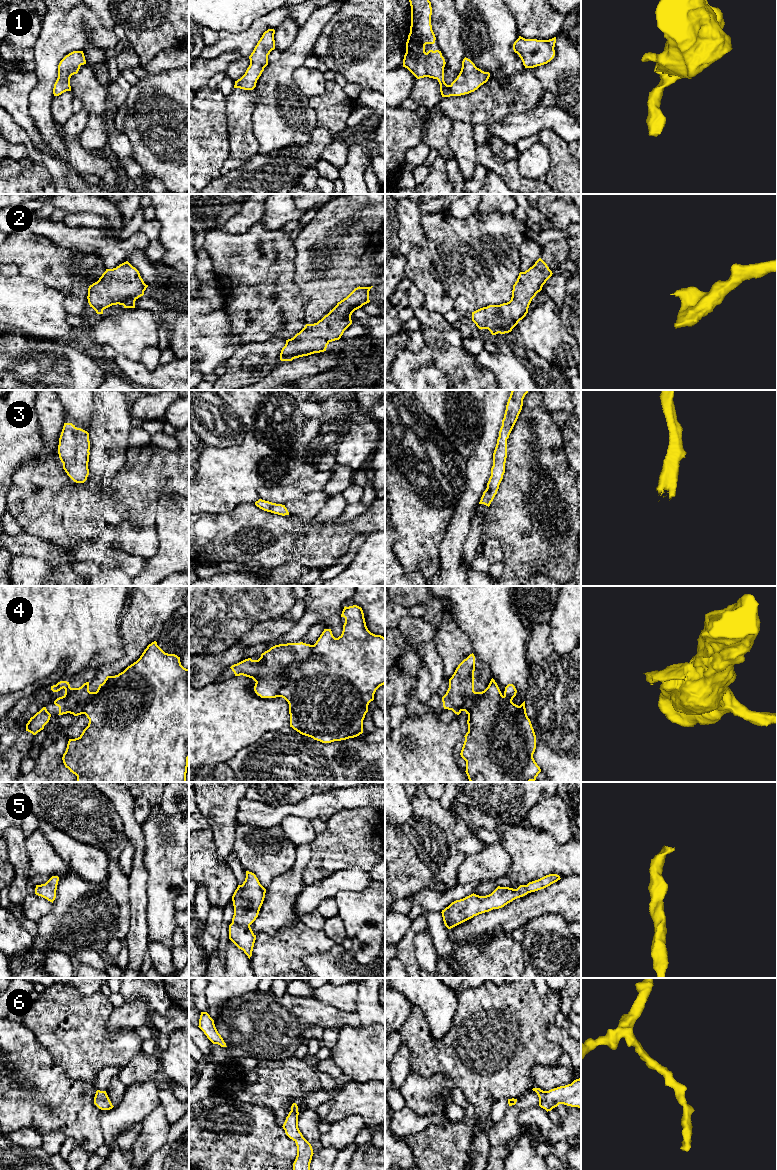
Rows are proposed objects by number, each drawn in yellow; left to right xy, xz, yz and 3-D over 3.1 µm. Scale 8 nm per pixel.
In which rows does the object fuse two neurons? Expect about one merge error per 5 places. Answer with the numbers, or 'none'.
4

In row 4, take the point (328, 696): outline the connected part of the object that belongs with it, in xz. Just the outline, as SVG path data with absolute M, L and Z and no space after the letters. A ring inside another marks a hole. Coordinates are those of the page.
M357 605L345 606L341 617L345 618L342 634L335 638L331 629L324 629L314 644L313 655L300 668L291 672L287 685L278 694L289 704L290 727L322 743L346 740L362 734L368 705L374 700L376 690L385 684L385 638L368 630L363 610Z

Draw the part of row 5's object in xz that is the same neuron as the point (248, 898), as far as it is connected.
M246 871L245 881L238 885L232 896L234 915L229 925L229 939L243 950L249 959L256 940L250 925L258 917L265 893L266 889L256 875Z

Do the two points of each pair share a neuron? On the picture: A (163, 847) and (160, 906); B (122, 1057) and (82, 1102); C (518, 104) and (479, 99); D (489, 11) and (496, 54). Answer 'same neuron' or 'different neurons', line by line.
A: same neuron
B: different neurons
C: same neuron
D: same neuron

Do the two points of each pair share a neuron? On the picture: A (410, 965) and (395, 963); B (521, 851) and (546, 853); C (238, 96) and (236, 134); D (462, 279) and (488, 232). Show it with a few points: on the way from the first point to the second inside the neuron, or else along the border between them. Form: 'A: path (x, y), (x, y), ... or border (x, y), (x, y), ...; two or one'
A: border (396, 956), (404, 967); two
B: path (527, 851), (540, 853); one
C: path (238, 105), (238, 125); one
D: path (474, 267), (484, 257), (488, 244); one

